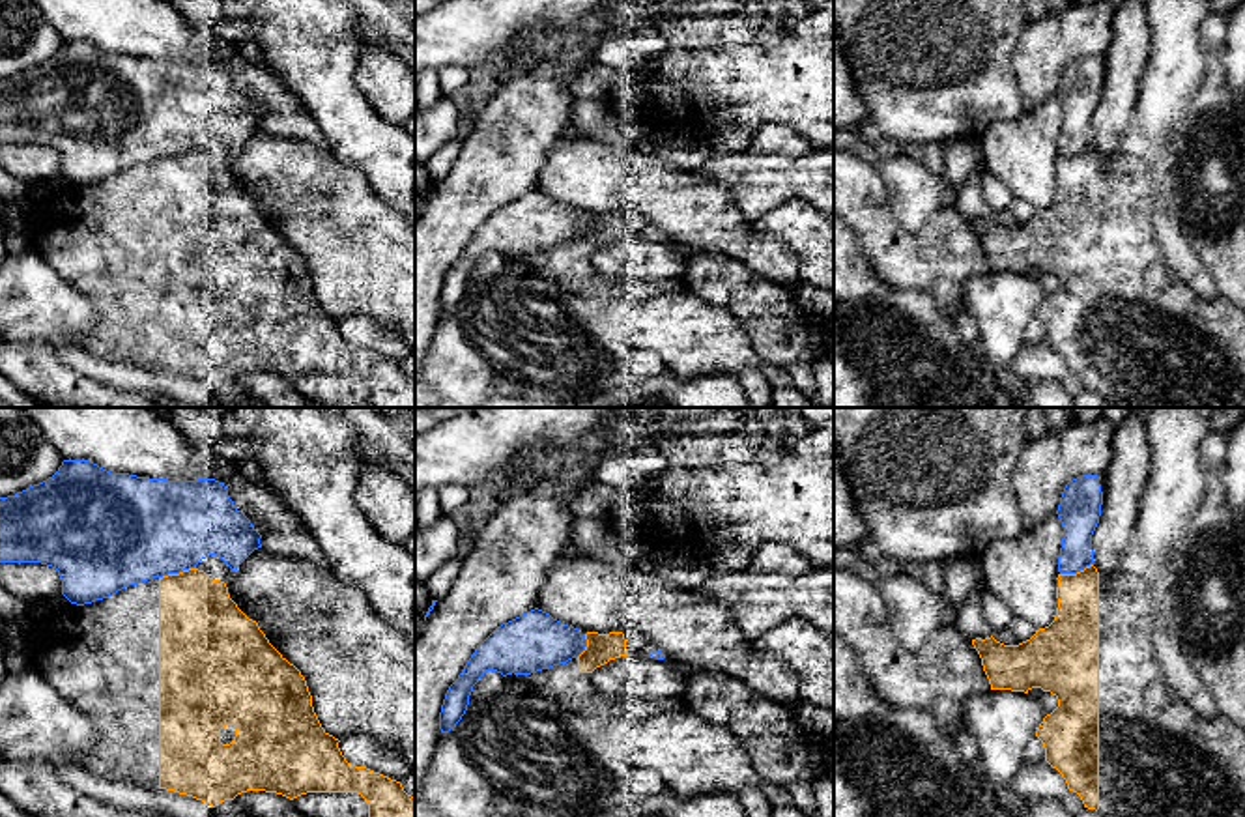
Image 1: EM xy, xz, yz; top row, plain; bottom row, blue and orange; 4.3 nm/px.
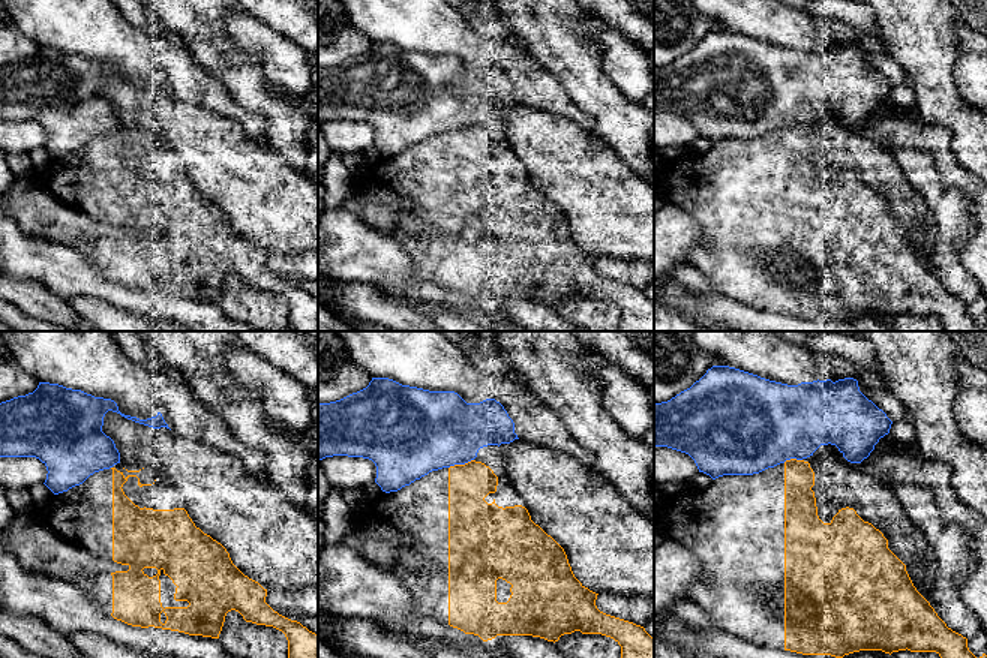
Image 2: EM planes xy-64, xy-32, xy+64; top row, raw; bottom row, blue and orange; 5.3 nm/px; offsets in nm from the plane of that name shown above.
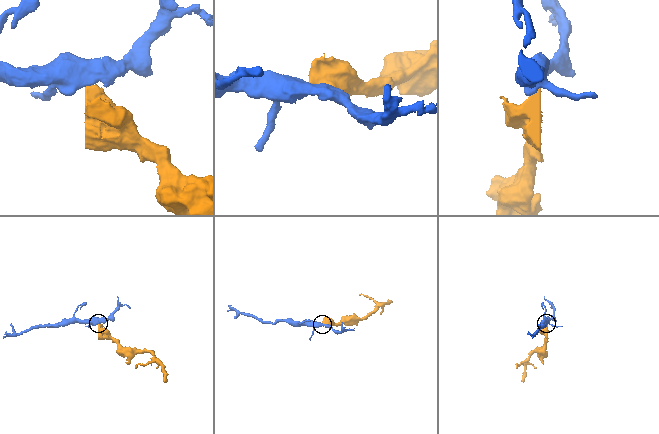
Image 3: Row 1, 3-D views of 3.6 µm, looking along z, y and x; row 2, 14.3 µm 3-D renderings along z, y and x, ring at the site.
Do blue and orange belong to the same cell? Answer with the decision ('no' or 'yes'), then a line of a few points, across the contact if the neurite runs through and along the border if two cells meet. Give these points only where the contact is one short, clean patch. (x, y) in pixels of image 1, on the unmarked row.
no

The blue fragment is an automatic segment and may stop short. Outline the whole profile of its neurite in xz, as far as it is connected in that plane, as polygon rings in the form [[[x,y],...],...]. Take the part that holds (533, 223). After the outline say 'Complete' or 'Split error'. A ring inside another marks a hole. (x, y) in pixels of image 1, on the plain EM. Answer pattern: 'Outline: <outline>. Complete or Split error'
Outline: [[[535,189],[497,208],[471,236],[464,252],[449,267],[439,310],[449,314],[467,292],[473,267],[486,252],[531,256],[578,239],[587,228],[585,217],[550,194]]]. Complete

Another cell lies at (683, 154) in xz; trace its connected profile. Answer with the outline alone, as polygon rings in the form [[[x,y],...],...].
[[[647,135],[636,148],[686,170],[697,170],[716,153],[708,142],[675,135]]]

